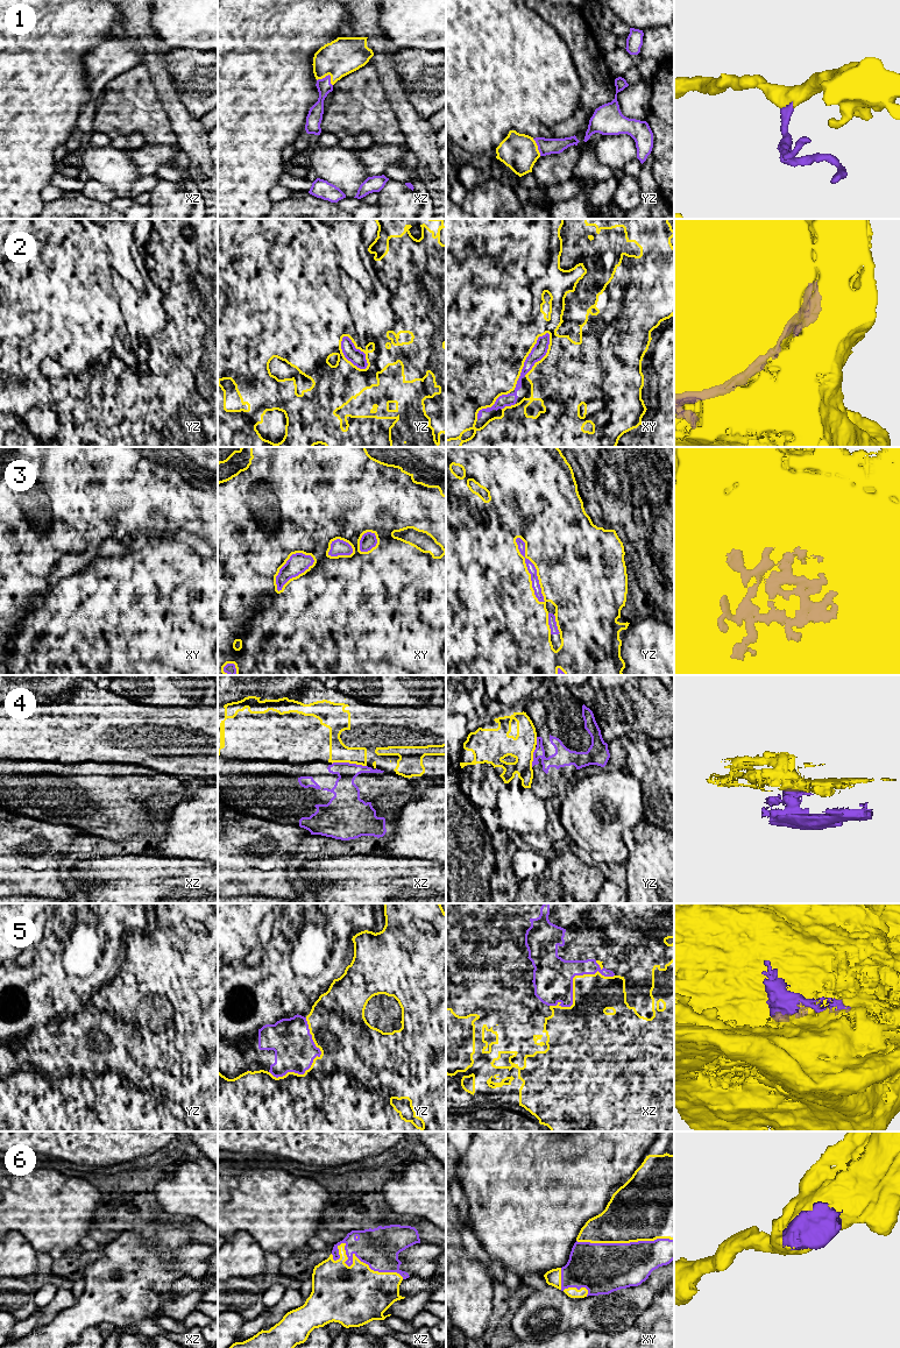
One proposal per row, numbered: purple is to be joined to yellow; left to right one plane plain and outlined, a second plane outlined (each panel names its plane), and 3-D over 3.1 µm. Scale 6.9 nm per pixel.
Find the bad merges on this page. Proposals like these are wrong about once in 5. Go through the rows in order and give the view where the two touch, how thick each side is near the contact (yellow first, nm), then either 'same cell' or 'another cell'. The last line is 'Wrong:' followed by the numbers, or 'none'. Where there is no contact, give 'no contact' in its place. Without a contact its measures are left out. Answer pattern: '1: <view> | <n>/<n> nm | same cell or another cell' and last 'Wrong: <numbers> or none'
1: xz | 260/100 nm | same cell
2: xy | 500/100 nm | same cell
3: yz | 500/60 nm | same cell
4: xz | 140/180 nm | another cell
5: yz | 480/280 nm | same cell
6: xz | 420/280 nm | same cell
Wrong: 4

